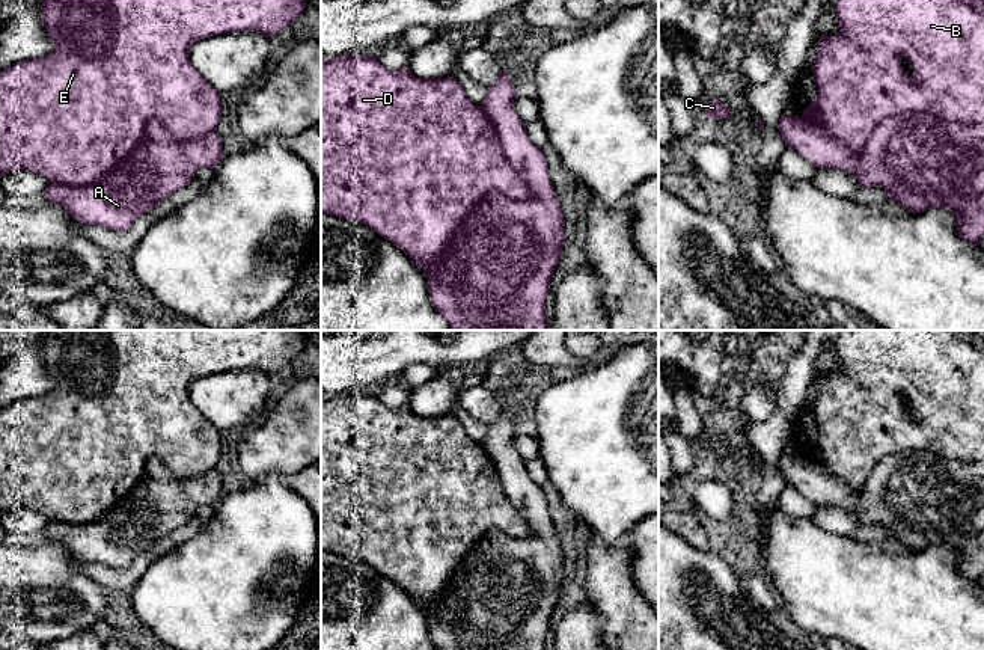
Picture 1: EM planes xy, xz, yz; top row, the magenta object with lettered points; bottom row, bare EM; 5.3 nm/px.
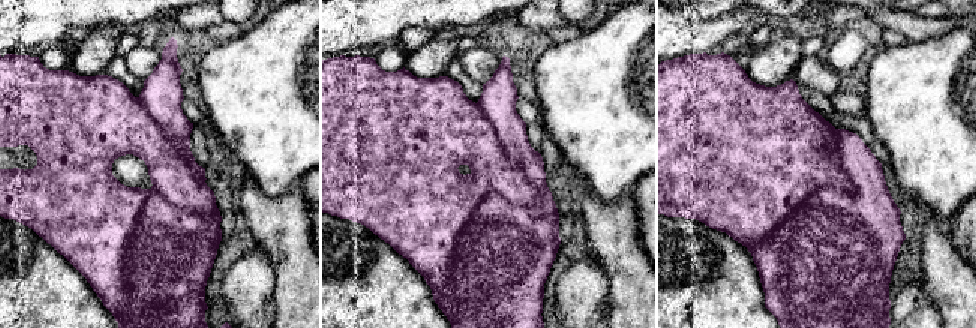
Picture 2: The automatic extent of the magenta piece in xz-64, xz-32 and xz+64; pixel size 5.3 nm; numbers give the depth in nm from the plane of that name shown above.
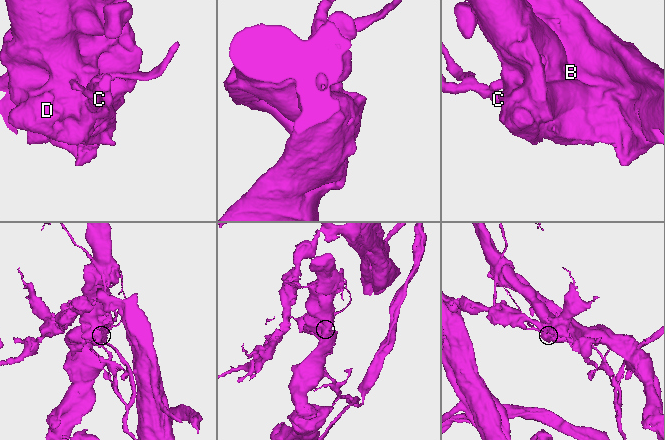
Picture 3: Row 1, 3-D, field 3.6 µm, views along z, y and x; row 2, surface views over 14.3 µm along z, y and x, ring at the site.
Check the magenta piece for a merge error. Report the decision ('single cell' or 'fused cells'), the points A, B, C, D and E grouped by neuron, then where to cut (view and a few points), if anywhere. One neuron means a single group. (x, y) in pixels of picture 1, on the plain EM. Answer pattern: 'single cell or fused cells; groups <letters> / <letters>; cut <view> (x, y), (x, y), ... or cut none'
fused cells; groups A C / B D E; cut xz (482, 445), (531, 533), (490, 528), (428, 614)

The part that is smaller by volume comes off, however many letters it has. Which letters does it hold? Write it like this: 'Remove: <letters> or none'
Remove: A, C

